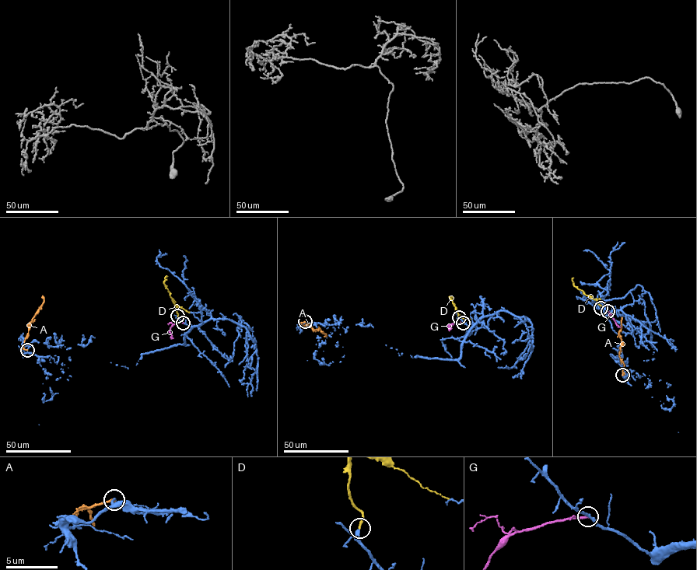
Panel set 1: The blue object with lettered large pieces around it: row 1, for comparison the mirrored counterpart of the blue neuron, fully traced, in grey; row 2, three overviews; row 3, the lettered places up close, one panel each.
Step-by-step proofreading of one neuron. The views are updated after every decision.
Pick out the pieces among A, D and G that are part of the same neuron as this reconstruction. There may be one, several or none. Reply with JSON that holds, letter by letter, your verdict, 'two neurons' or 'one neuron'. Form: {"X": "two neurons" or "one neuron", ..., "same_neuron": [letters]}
{"A": "two neurons", "D": "one neuron", "G": "two neurons", "same_neuron": ["D"]}

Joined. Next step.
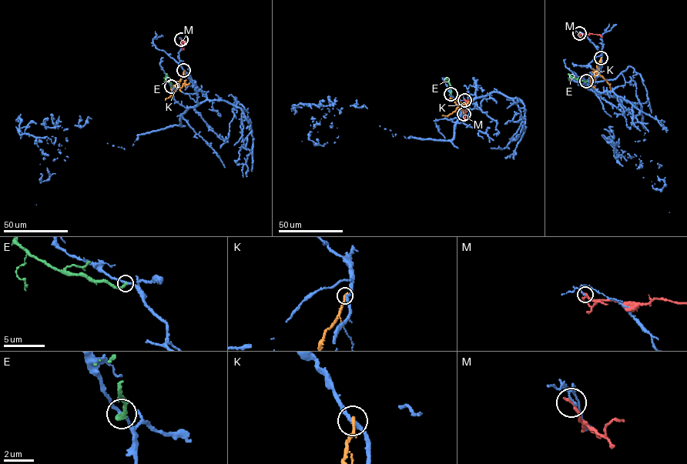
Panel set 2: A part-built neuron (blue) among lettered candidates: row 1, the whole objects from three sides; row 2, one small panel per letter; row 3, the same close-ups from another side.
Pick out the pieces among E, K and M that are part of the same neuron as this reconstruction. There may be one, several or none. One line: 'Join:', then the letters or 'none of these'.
Join: none of these

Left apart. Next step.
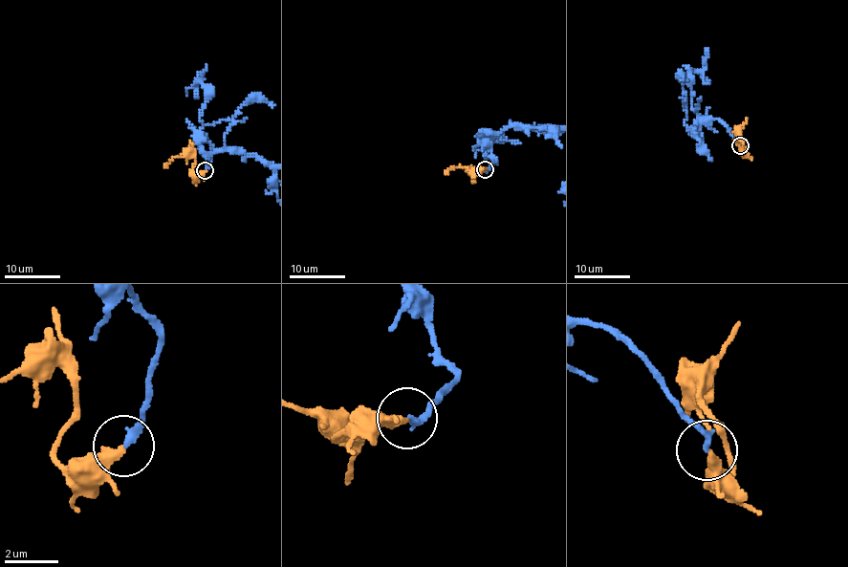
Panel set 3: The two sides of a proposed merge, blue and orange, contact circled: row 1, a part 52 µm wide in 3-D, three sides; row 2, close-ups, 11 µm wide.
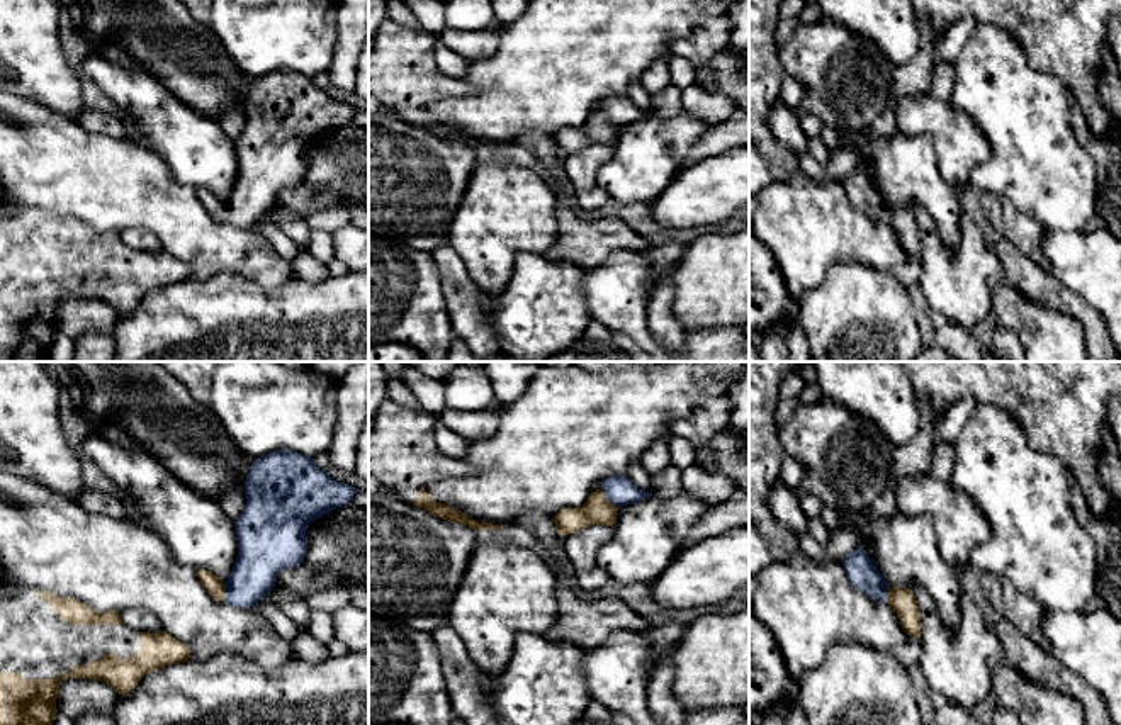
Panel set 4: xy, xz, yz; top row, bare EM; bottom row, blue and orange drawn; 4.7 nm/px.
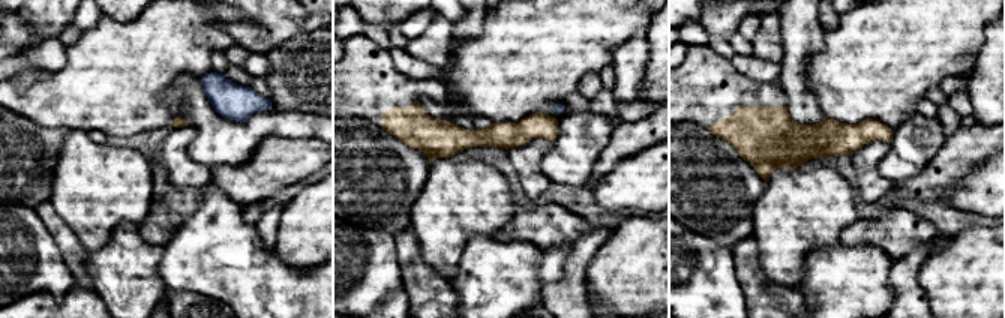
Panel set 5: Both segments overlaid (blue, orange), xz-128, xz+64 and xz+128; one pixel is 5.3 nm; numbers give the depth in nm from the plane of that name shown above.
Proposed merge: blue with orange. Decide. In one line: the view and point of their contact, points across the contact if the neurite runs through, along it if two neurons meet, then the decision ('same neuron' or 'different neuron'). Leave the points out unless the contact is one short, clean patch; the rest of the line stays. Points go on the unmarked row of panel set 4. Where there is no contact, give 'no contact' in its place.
contact xz (608, 119); way xz (619, 109), (608, 119), (597, 129); same neuron

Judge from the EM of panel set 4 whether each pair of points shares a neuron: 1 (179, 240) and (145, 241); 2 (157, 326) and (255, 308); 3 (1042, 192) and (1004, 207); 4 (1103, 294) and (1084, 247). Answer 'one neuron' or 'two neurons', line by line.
1: two neurons
2: one neuron
3: two neurons
4: one neuron

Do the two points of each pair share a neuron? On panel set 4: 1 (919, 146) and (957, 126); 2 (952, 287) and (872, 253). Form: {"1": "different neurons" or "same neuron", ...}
{"1": "different neurons", "2": "different neurons"}

